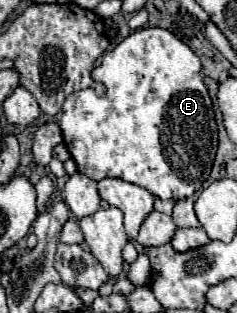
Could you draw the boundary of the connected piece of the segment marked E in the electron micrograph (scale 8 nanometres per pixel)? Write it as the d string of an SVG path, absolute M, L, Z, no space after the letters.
M149 27L149 29L137 29L133 31L129 37L125 37L113 51L109 51L101 65L97 65L91 71L91 77L95 83L101 83L105 87L105 95L99 97L95 93L93 87L89 89L81 89L75 91L73 95L67 95L65 103L63 103L63 117L61 117L61 133L63 133L63 143L67 147L67 151L71 153L73 161L77 163L77 171L87 175L93 181L101 181L105 177L117 177L135 185L145 187L151 195L159 197L159 199L187 199L191 197L197 189L203 187L203 183L207 181L209 173L211 173L211 165L213 165L213 157L217 151L217 125L215 125L215 113L211 107L211 99L207 93L207 87L203 83L203 75L201 75L201 61L199 57L183 43L179 41L173 33L169 33L167 29L159 29L159 27Z

